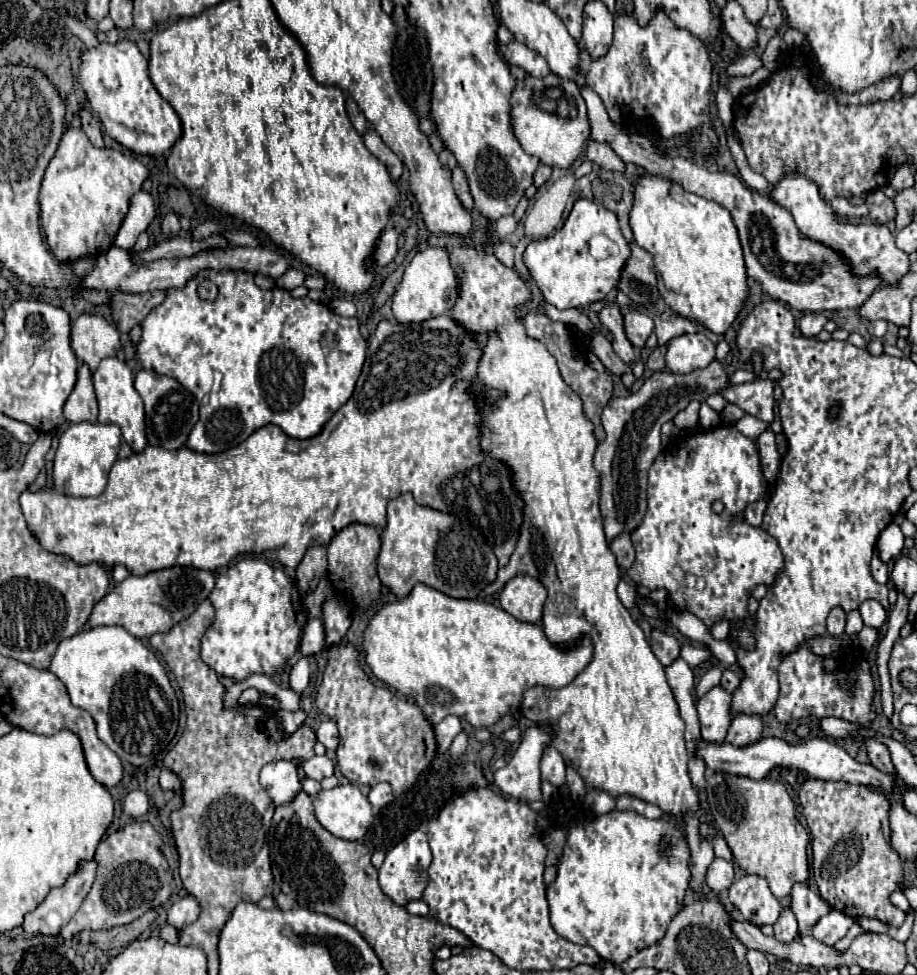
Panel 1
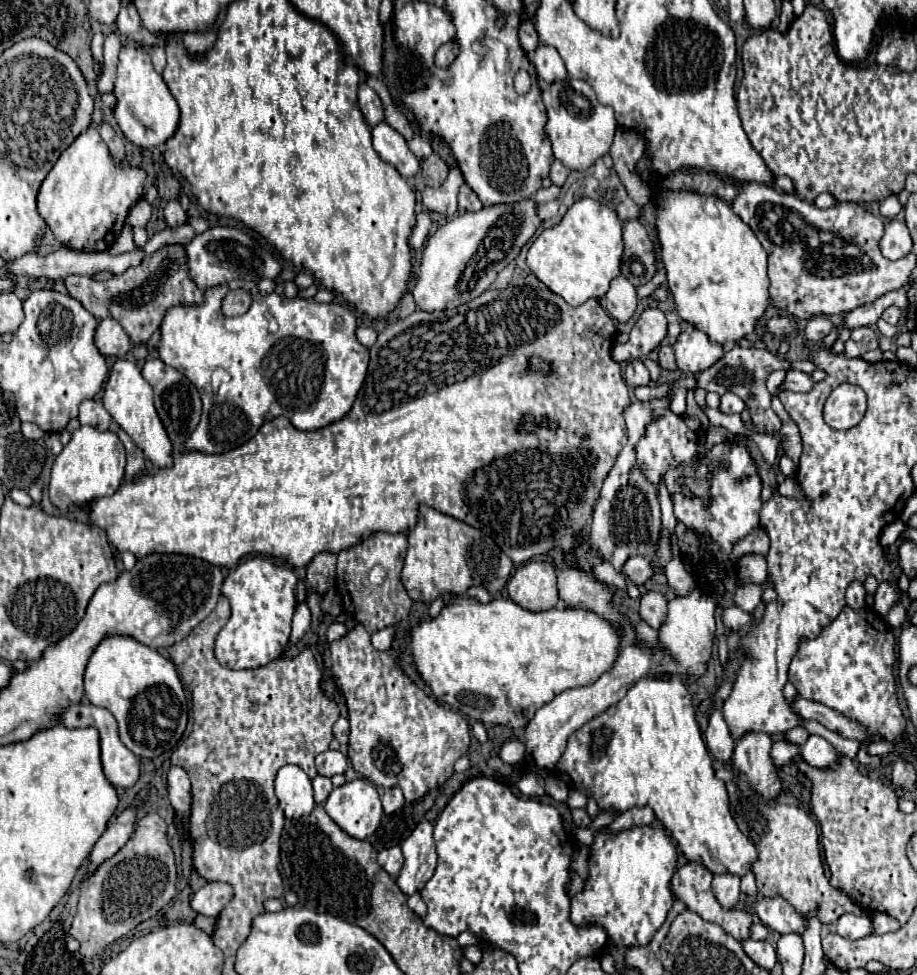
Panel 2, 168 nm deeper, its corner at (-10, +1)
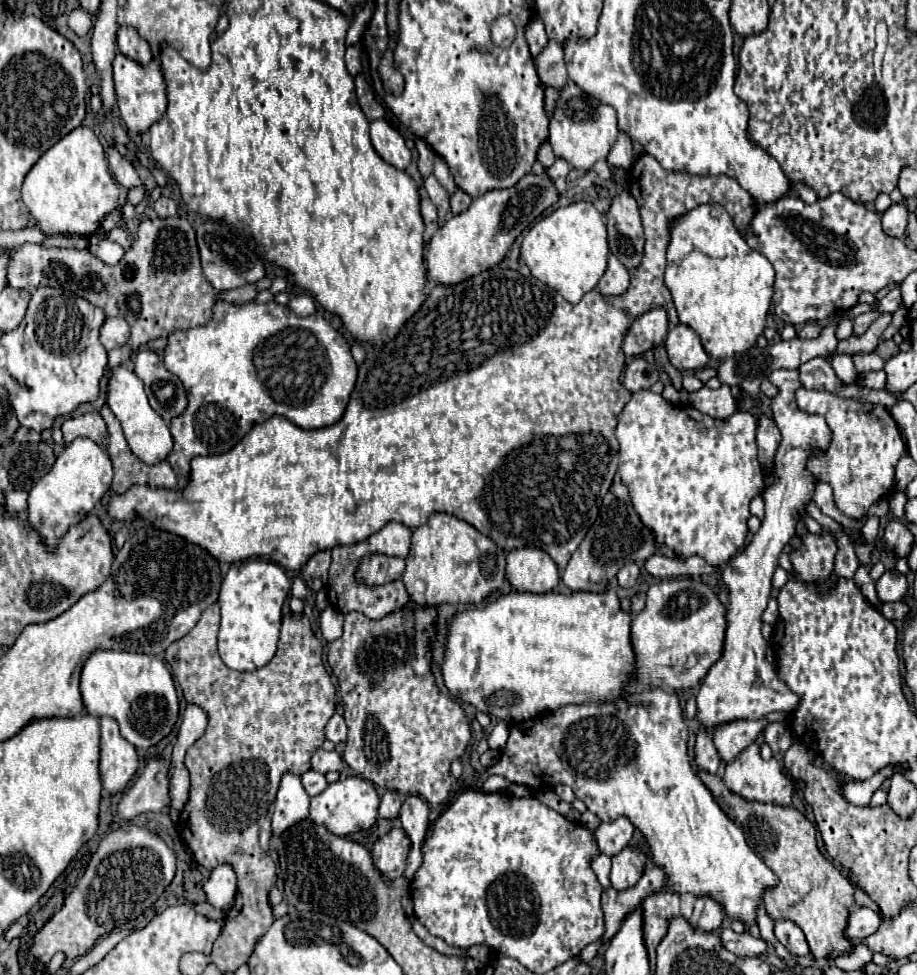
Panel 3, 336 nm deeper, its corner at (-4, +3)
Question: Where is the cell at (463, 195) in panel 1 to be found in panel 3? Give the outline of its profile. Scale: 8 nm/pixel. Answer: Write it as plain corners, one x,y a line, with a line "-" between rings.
456,189
454,195
452,195
452,201
450,201
450,207
452,207
452,213
458,215
458,213
464,213
468,209
468,205
472,203
472,197
468,193
464,193
462,189

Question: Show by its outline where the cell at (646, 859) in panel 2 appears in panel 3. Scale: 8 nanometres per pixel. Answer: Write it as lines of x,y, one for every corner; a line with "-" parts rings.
626,845
620,853
612,857
612,871
610,871
612,887
616,891
634,887
644,875
644,865
646,865
646,855
640,849

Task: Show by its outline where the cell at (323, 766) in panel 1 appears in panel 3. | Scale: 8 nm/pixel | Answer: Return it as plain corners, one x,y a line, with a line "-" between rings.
316,749
312,753
312,769
320,771
320,773
328,773
328,771
340,771
344,767
342,757
336,751
324,751
324,749

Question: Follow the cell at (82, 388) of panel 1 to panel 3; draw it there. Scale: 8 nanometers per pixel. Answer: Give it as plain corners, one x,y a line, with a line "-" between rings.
96,411
66,419
62,425
62,433
64,433
64,443
70,443
76,437
88,437
88,439
96,441
98,445
104,445
106,437
108,437
106,423
104,423
102,415

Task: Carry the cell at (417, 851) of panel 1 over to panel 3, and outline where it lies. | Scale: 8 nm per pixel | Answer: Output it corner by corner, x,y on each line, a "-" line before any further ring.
416,795
406,797
402,809
400,809
400,823
410,839
410,853
408,853
408,867
404,871
404,877
412,881
416,869
422,865
422,843
428,829
428,803

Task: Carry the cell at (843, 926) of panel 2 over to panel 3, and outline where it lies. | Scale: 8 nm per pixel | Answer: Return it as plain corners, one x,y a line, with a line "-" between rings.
854,907
850,911
850,917
848,917
848,925
846,925
844,935
848,939
852,939
852,937
862,939
862,937
872,935
878,927
880,927
880,915
878,913
870,911
866,907

